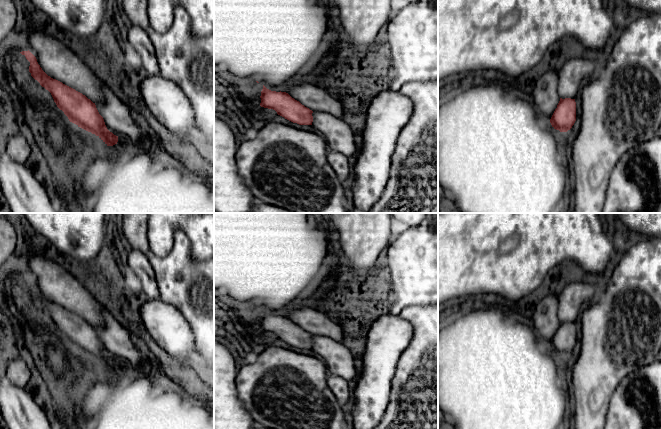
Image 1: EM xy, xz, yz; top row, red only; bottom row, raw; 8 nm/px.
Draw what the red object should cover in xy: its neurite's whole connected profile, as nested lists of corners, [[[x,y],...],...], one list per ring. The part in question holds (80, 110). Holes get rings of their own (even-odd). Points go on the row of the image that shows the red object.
[[[29,50],[20,53],[30,62],[29,72],[31,76],[51,93],[57,107],[64,112],[70,122],[95,134],[107,146],[117,144],[118,136],[107,129],[95,103],[82,93],[48,76]]]

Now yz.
[[[560,98],[550,123],[552,127],[560,132],[567,132],[576,121],[576,102],[571,98]]]

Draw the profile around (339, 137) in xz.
[[[313,111],[312,116],[312,126],[321,133],[329,151],[346,157],[357,155],[359,148],[355,144],[354,133],[343,119],[321,111]]]

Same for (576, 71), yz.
[[[574,57],[565,62],[559,70],[557,91],[562,99],[575,99],[583,85],[598,72],[595,62],[586,57]]]

